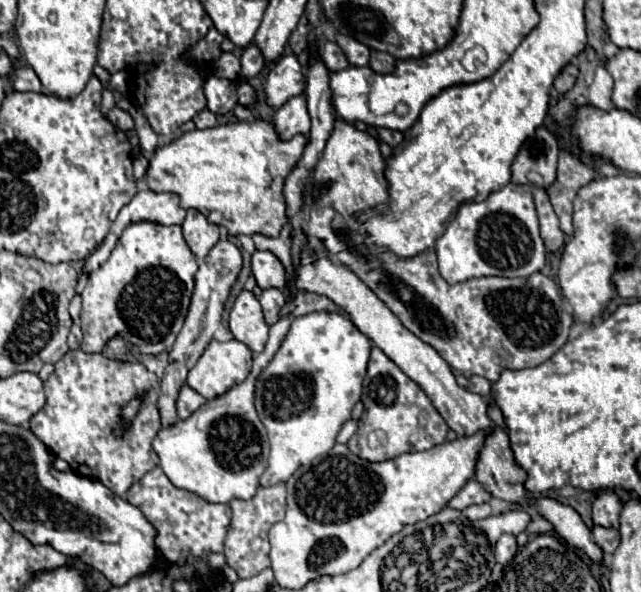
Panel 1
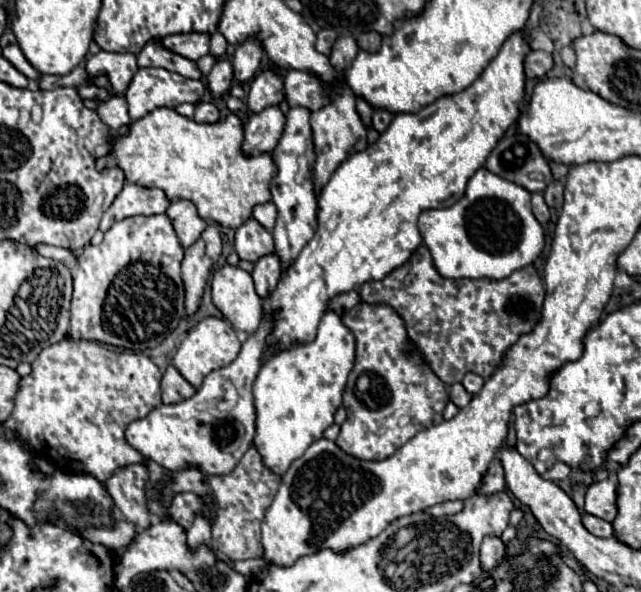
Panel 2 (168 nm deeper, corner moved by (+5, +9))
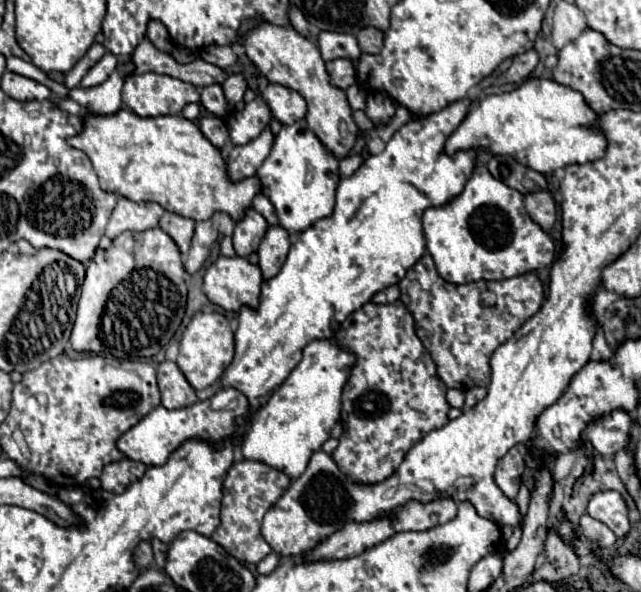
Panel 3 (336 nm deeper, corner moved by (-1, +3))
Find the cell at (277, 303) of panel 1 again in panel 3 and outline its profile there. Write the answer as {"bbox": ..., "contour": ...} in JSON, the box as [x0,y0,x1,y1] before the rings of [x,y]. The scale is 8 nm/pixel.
{"bbox":[258,226,292,278],"contour":[[[270,226],[258,246],[260,256],[260,270],[264,278],[272,278],[276,270],[284,264],[284,258],[288,256],[288,246],[292,244],[290,234],[282,226]]]}

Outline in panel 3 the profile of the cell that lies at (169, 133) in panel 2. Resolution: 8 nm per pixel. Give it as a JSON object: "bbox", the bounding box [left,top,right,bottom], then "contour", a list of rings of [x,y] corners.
{"bbox":[68,108,260,220],"contour":[[[128,108],[118,110],[112,116],[106,114],[84,114],[82,118],[82,132],[68,138],[68,144],[86,152],[90,158],[100,186],[106,192],[120,194],[134,202],[156,202],[164,210],[180,214],[192,220],[210,218],[214,212],[228,212],[232,220],[240,218],[244,210],[250,208],[252,198],[260,192],[260,182],[256,176],[246,178],[244,182],[228,182],[228,174],[224,174],[224,158],[222,152],[216,150],[198,130],[198,126],[184,116],[156,116],[156,118],[142,118]]]}

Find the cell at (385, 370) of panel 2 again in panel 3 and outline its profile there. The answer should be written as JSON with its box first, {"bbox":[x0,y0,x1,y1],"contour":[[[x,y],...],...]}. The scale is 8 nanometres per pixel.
{"bbox":[332,300,448,484],"contour":[[[396,300],[392,304],[368,302],[356,314],[350,314],[334,334],[334,342],[356,356],[356,364],[350,370],[348,382],[342,390],[342,410],[340,420],[344,432],[340,436],[338,448],[332,452],[332,460],[346,474],[348,480],[356,484],[380,484],[396,472],[406,452],[420,442],[428,432],[444,426],[448,422],[448,402],[446,386],[436,374],[436,366],[414,332],[414,318],[406,306]]]}

